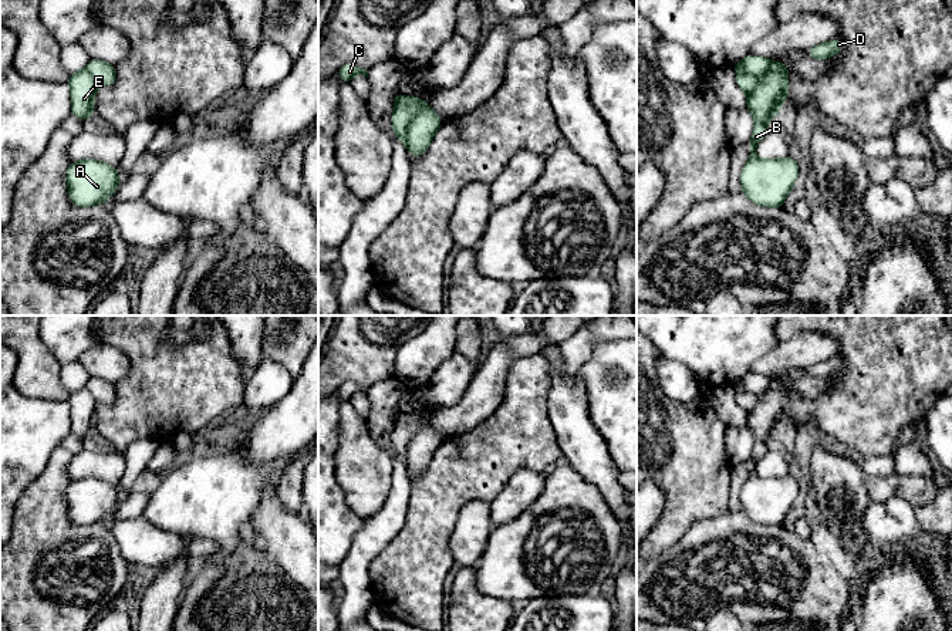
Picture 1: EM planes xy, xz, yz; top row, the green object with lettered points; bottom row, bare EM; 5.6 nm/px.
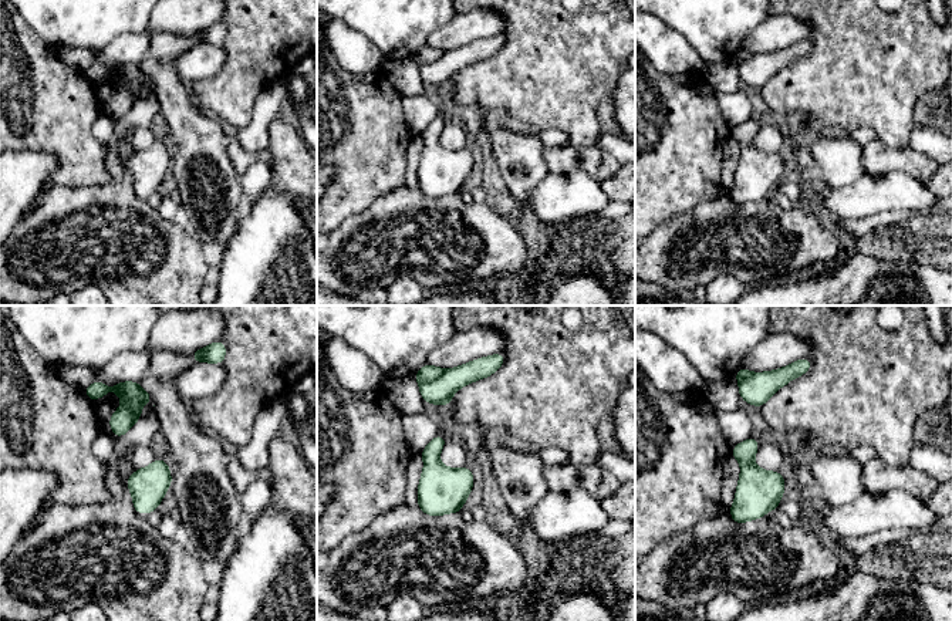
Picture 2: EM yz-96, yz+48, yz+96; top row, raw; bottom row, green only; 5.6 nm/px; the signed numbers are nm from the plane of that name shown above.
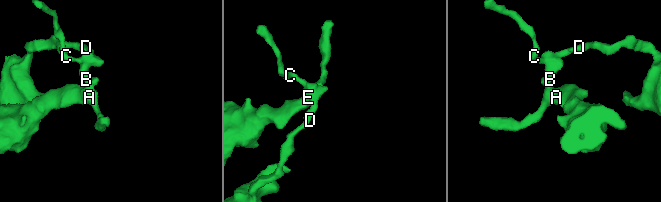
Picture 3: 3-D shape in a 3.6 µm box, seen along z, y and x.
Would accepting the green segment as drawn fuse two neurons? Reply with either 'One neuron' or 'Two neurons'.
Two neurons

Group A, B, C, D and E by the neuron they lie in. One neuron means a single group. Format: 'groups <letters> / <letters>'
groups A B E / C D

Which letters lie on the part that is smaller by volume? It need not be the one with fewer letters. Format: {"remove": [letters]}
{"remove": ["A", "B", "E"]}

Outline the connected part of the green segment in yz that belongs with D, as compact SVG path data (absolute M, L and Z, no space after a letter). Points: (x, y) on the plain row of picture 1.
M834 357L827 361L820 361L804 371L813 378L826 378L841 370L844 370L844 361L840 357Z

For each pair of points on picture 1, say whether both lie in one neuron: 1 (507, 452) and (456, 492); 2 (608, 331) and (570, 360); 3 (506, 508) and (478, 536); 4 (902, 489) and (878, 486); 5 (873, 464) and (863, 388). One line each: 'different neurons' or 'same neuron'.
1: same neuron
2: same neuron
3: different neurons
4: same neuron
5: different neurons

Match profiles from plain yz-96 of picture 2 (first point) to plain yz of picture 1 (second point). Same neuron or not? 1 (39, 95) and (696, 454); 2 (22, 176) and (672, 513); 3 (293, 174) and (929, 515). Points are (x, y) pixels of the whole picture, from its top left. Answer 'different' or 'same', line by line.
1: same
2: different
3: same

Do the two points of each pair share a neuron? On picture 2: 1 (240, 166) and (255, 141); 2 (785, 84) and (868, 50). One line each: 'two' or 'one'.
1: two
2: one

